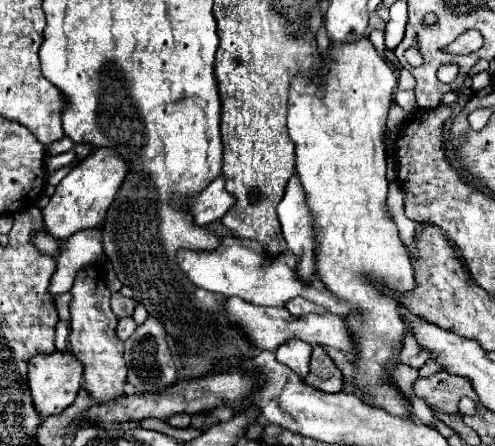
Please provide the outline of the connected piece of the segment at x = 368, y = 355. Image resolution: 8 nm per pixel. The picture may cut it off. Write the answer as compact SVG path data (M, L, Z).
M360 38L360 42L344 42L344 46L330 46L328 48L328 56L324 58L324 66L326 70L326 76L318 76L318 80L310 80L306 78L304 74L296 74L290 82L290 90L288 90L288 132L296 144L296 172L302 180L302 186L306 190L306 204L308 208L312 210L312 220L314 220L314 230L316 230L316 274L320 274L322 282L326 284L326 288L336 294L340 300L346 300L348 304L354 306L354 314L350 314L346 318L350 330L356 334L356 344L358 344L358 352L356 352L356 370L358 370L358 376L356 376L356 384L358 384L358 390L360 392L368 392L372 394L370 396L370 402L372 406L380 406L384 408L386 412L390 414L396 414L396 416L404 416L408 418L410 416L410 408L408 408L408 402L404 400L404 396L390 384L388 376L386 376L386 370L384 370L384 364L390 360L398 360L398 354L400 354L400 342L402 342L402 336L404 336L404 322L402 322L402 314L404 314L404 308L400 306L400 300L396 298L390 298L386 294L382 294L382 288L384 286L390 286L392 290L396 292L408 292L414 288L414 274L412 274L412 262L410 262L410 256L398 236L398 228L388 212L388 206L386 206L386 194L388 194L388 180L386 180L386 146L382 142L384 138L384 124L386 124L386 114L388 114L388 106L394 98L394 90L398 86L398 76L394 72L394 68L390 68L390 64L376 52L374 44L370 42L370 38Z

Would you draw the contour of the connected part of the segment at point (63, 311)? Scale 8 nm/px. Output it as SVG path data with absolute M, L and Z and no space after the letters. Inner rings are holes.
M64 292L64 294L58 294L55 297L55 305L58 308L58 314L62 320L70 320L70 312L68 312L68 302L70 302L70 292Z

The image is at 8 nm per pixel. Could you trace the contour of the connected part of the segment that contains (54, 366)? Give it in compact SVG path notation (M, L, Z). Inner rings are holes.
M56 350L52 354L36 354L30 358L28 384L30 384L32 398L34 398L34 406L44 418L50 414L60 414L64 408L68 408L74 402L74 398L80 390L82 370L84 370L84 364L78 362L78 358L70 352Z

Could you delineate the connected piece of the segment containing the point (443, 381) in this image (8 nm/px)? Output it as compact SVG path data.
M438 372L430 378L420 378L414 382L414 392L426 400L432 410L446 414L458 414L458 402L462 396L476 400L470 382L462 376L452 376L448 372Z

